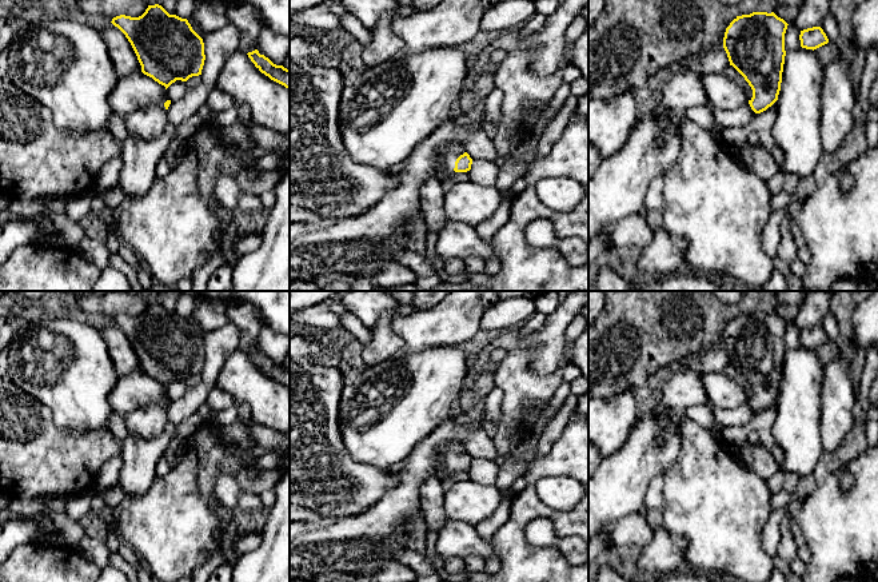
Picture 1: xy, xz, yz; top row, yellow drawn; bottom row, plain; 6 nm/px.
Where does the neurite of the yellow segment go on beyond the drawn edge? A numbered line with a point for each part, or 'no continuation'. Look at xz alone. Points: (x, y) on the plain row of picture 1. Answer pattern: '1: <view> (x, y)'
1: xz (447, 453)

